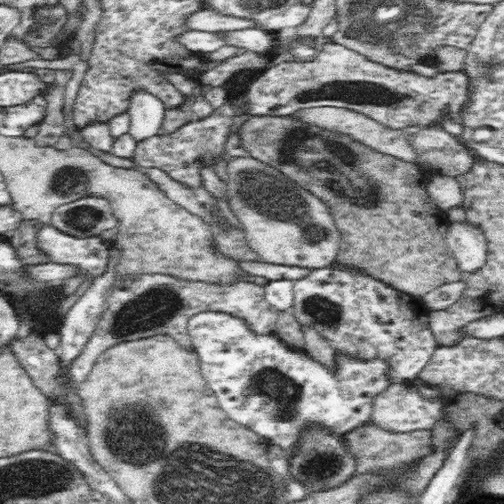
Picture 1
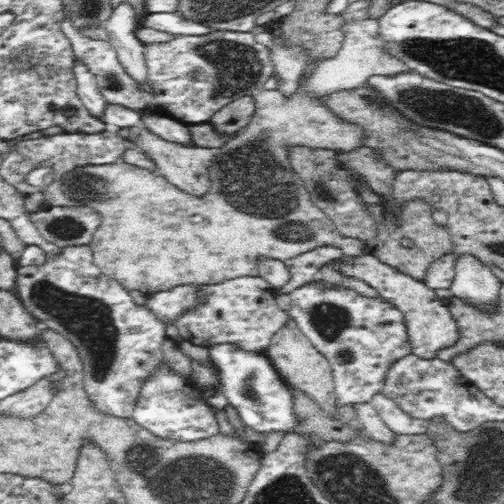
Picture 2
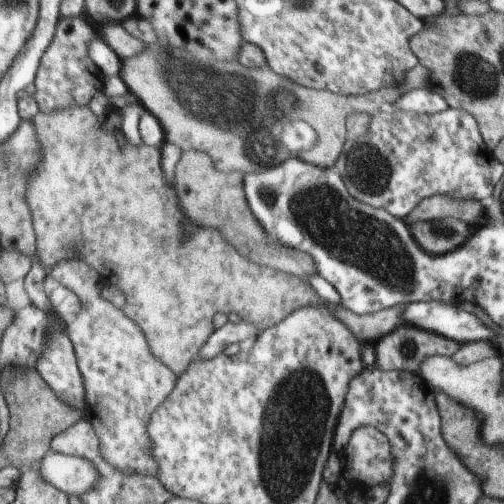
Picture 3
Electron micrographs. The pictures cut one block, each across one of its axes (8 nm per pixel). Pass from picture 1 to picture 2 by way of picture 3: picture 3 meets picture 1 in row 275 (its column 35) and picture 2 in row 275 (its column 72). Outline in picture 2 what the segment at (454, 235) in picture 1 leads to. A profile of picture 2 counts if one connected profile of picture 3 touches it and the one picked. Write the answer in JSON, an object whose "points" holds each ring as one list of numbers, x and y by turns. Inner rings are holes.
{"points":[[472,254,458,256,454,268,456,278,450,286,450,292,480,312,490,316,498,314,502,282,490,272,490,268]]}

